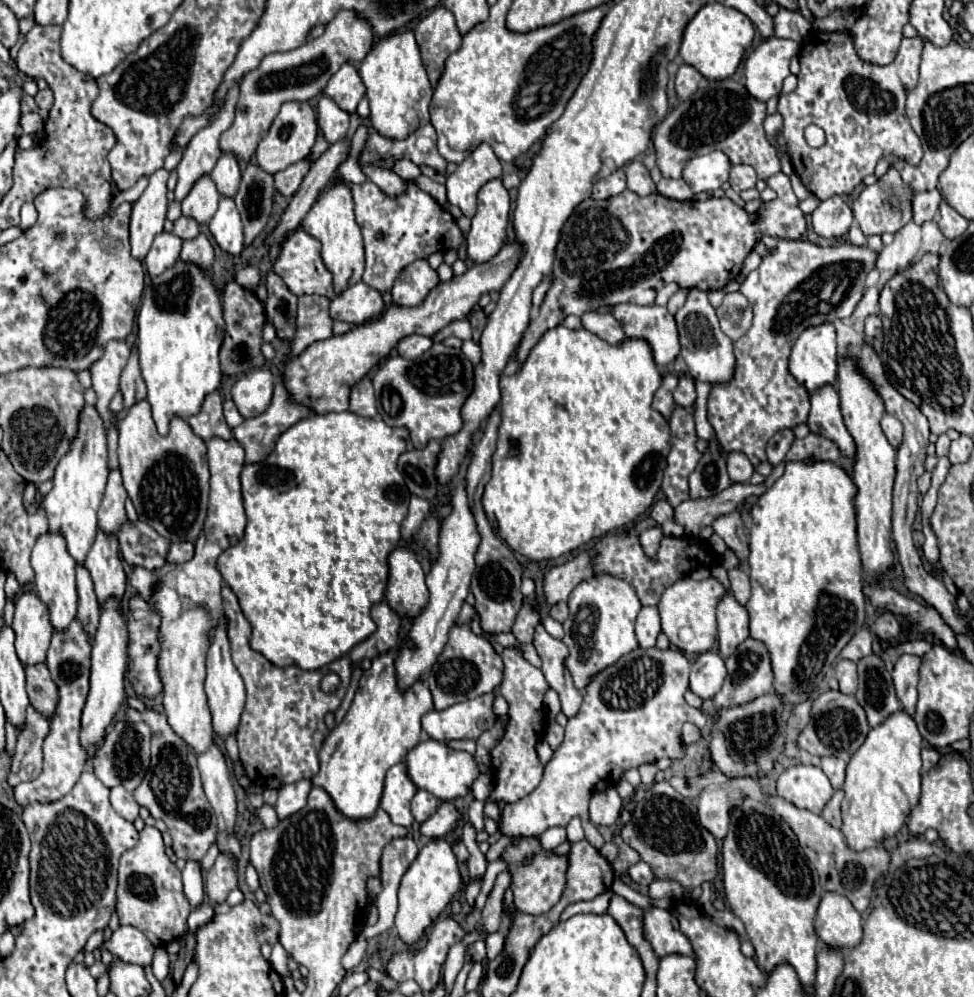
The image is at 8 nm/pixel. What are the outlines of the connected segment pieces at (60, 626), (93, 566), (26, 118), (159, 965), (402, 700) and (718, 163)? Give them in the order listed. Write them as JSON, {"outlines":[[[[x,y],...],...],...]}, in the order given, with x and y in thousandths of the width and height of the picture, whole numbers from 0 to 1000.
{"outlines":[[[[43,537],[33,551],[33,571],[37,575],[37,595],[51,613],[51,625],[55,633],[68,633],[78,621],[80,597],[78,597],[78,565],[68,553],[68,543],[62,537]]],[[[101,535],[94,551],[88,559],[88,571],[97,583],[97,595],[103,609],[109,607],[113,599],[125,603],[129,591],[129,575],[121,557],[121,541],[109,535]]],[[[39,113],[23,115],[23,119],[21,119],[21,131],[23,133],[35,135],[35,133],[39,133],[39,129],[43,129],[43,119],[41,119]]],[[[162,950],[160,956],[158,956],[158,966],[156,966],[156,974],[158,974],[158,980],[162,984],[168,984],[172,974],[175,974],[175,964],[172,964],[172,954],[168,950]]],[[[409,651],[390,657],[382,663],[380,671],[372,675],[357,715],[337,735],[326,753],[329,775],[320,779],[320,785],[331,789],[341,799],[345,811],[359,823],[384,819],[390,807],[396,773],[411,765],[417,755],[429,747],[433,735],[431,721],[444,711],[444,697],[435,683],[429,683],[417,695],[409,691],[405,673],[407,655]]],[[[731,151],[721,157],[708,159],[702,168],[702,182],[710,188],[713,194],[739,190],[743,182],[747,182],[749,159],[741,151]]]]}

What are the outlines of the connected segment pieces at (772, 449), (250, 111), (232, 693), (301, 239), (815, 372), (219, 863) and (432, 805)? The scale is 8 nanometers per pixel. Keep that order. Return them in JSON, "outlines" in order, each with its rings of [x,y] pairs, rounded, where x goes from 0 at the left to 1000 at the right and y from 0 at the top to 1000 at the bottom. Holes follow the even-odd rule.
{"outlines":[[[[811,430],[797,434],[797,436],[789,442],[786,458],[789,458],[789,462],[791,462],[793,468],[797,468],[797,466],[801,466],[801,464],[805,462],[807,454],[809,454],[809,450],[811,450],[811,446],[813,446],[813,442],[815,442],[815,436],[813,436]]],[[[349,11],[337,25],[331,37],[318,39],[314,45],[294,51],[273,55],[263,71],[257,71],[246,83],[246,97],[242,103],[242,117],[234,131],[226,135],[226,151],[238,153],[244,161],[257,161],[261,147],[277,129],[285,107],[294,101],[318,101],[329,95],[337,79],[349,69],[355,61],[372,61],[382,49],[384,37],[380,25],[374,19],[368,19],[363,11]],[[310,69],[310,71],[306,71]],[[316,69],[316,71],[312,71]]],[[[228,621],[226,627],[216,637],[218,637],[218,645],[216,645],[216,651],[214,651],[214,661],[211,661],[211,669],[214,669],[211,697],[214,697],[214,707],[216,707],[216,713],[218,713],[220,735],[226,741],[232,741],[236,735],[244,733],[246,717],[248,717],[251,705],[253,705],[253,693],[251,693],[248,679],[244,677],[244,673],[238,665],[238,659],[236,659],[236,645],[232,641],[232,621]]],[[[304,232],[290,248],[290,254],[285,258],[285,262],[281,264],[281,274],[287,276],[287,280],[294,284],[294,288],[302,294],[302,296],[335,296],[339,300],[343,300],[343,286],[339,280],[339,272],[335,272],[335,266],[331,264],[329,258],[329,244],[314,236],[312,232]]],[[[854,324],[830,328],[821,334],[811,356],[811,374],[830,392],[858,384],[858,332]]],[[[224,858],[222,866],[211,878],[211,896],[216,902],[216,908],[226,908],[232,904],[234,896],[244,890],[244,876],[240,870],[240,864],[234,858]]],[[[431,791],[431,793],[425,797],[425,801],[423,801],[423,817],[425,817],[425,821],[427,821],[429,825],[435,825],[435,823],[450,811],[450,805],[452,805],[452,803],[450,803],[444,795]]]]}

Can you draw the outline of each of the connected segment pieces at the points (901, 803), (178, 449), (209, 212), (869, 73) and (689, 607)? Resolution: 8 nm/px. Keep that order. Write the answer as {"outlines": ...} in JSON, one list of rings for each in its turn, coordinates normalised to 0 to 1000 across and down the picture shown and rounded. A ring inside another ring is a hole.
{"outlines":[[[[924,711],[912,717],[912,721],[906,723],[901,729],[895,729],[885,749],[875,757],[869,769],[869,785],[867,785],[869,799],[864,803],[864,821],[867,821],[864,836],[869,838],[869,846],[875,852],[885,854],[889,850],[899,850],[908,842],[918,840],[926,831],[932,815],[945,803],[945,771],[947,771],[945,751],[947,751],[947,737],[936,717]]],[[[150,402],[133,408],[129,420],[121,428],[121,434],[123,434],[123,442],[121,442],[123,474],[127,480],[127,490],[140,509],[142,521],[152,525],[162,537],[166,537],[175,545],[179,543],[199,545],[209,531],[211,507],[214,507],[216,474],[214,474],[214,460],[211,460],[211,444],[203,440],[199,432],[195,432],[195,426],[189,420],[177,420],[175,434],[170,438],[162,436],[156,416],[154,416],[154,406]]],[[[207,178],[199,184],[193,198],[187,202],[187,216],[199,220],[203,226],[214,224],[224,210],[224,190],[216,178]]],[[[832,31],[823,41],[823,49],[819,53],[821,59],[821,73],[819,73],[819,87],[811,95],[801,95],[799,113],[805,117],[805,137],[809,141],[809,153],[813,157],[815,172],[821,176],[823,184],[832,194],[836,194],[842,202],[854,196],[873,196],[875,190],[885,184],[889,176],[897,174],[899,163],[908,155],[922,155],[924,159],[943,165],[947,159],[947,143],[943,135],[936,131],[930,113],[930,89],[943,83],[943,65],[947,53],[947,39],[926,39],[922,57],[918,63],[910,67],[887,63],[875,45],[875,37],[871,33],[846,33],[846,31]],[[836,123],[846,129],[848,143],[846,147],[834,149],[825,139],[825,129]]],[[[702,579],[702,581],[696,581],[690,589],[684,589],[676,611],[680,621],[680,633],[686,637],[688,645],[702,655],[729,653],[737,635],[735,607],[743,597],[745,597],[745,589],[735,579],[727,579],[723,583],[713,583],[710,579]],[[700,631],[706,631],[706,633],[700,635]]]]}

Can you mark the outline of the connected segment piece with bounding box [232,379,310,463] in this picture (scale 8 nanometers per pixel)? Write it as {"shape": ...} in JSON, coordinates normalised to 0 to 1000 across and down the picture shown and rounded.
{"shape":[[[287,380],[287,382],[283,384],[283,388],[281,388],[281,398],[279,398],[277,408],[275,408],[269,416],[251,420],[248,426],[244,426],[242,430],[238,430],[240,440],[251,448],[253,464],[267,464],[269,460],[273,460],[273,456],[277,456],[277,452],[281,450],[281,444],[283,444],[285,436],[290,436],[290,432],[294,432],[296,428],[300,428],[302,424],[306,424],[308,420],[312,420],[312,418],[316,418],[316,416],[318,416],[318,410],[316,410],[316,408],[298,402],[298,396],[296,396],[296,392],[294,392],[290,380]]]}

